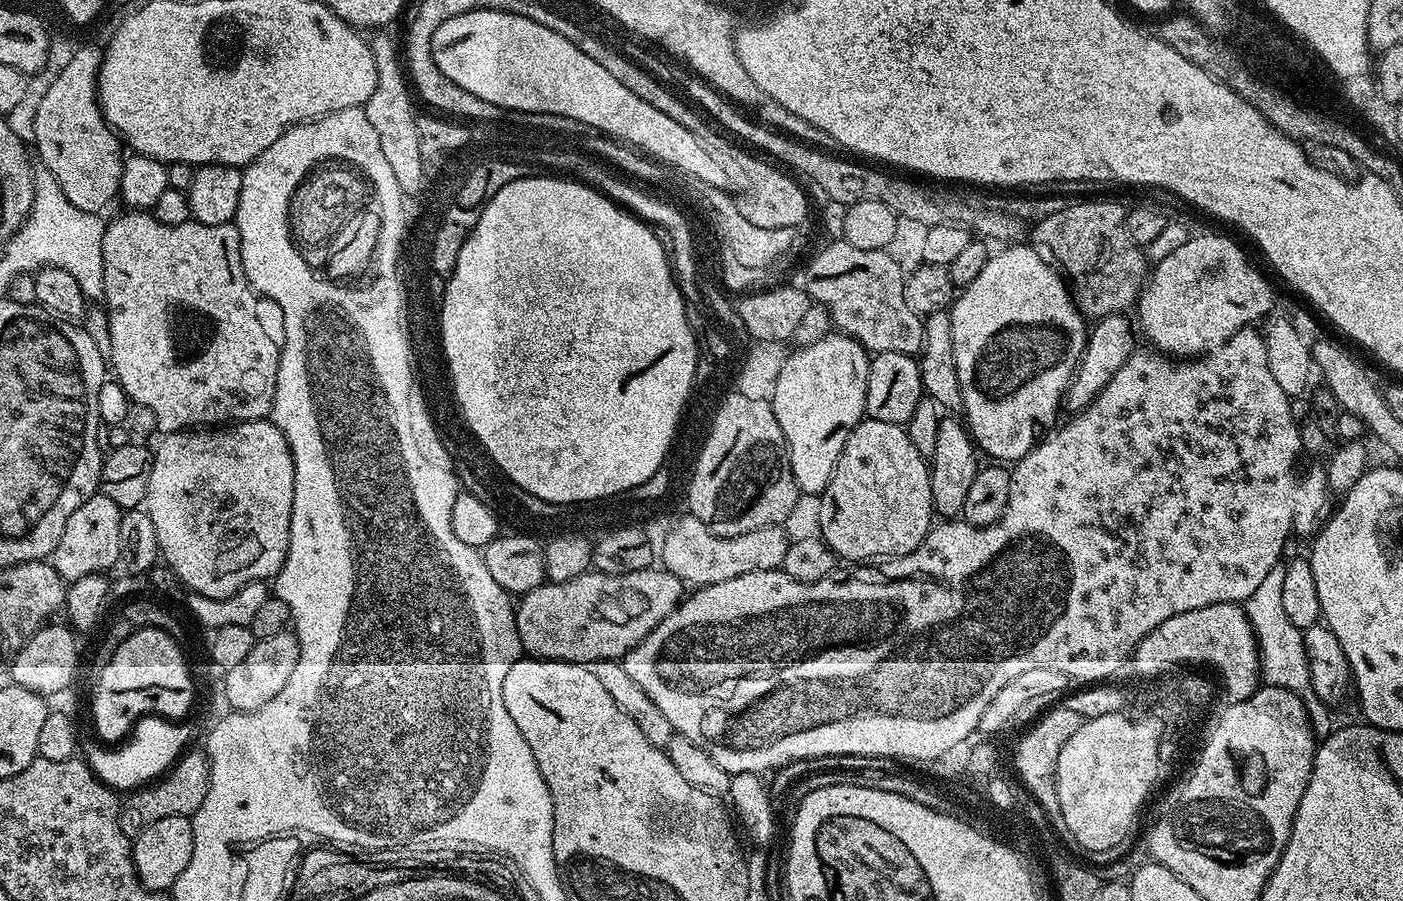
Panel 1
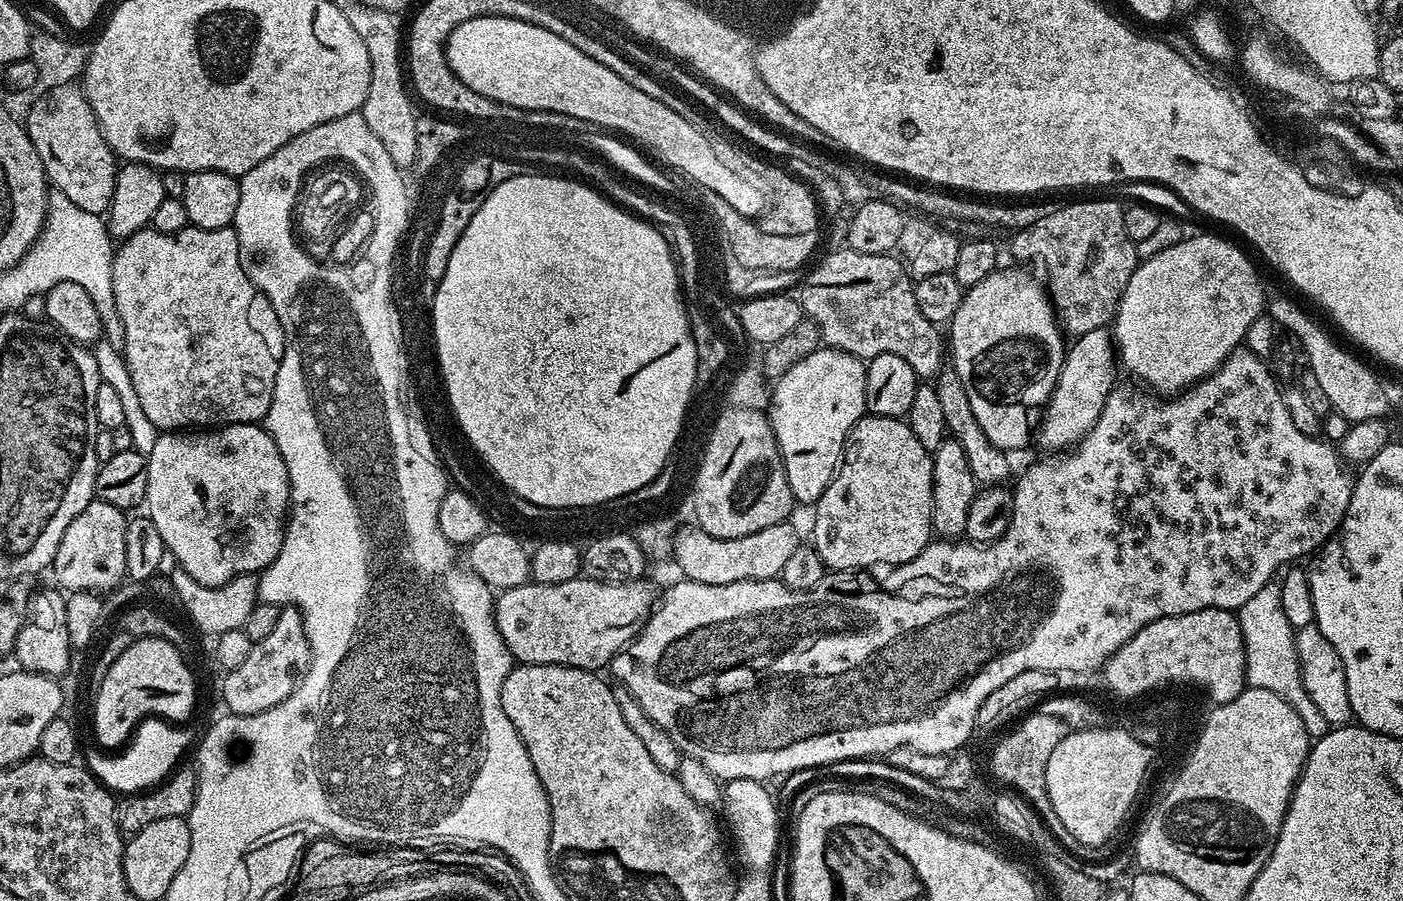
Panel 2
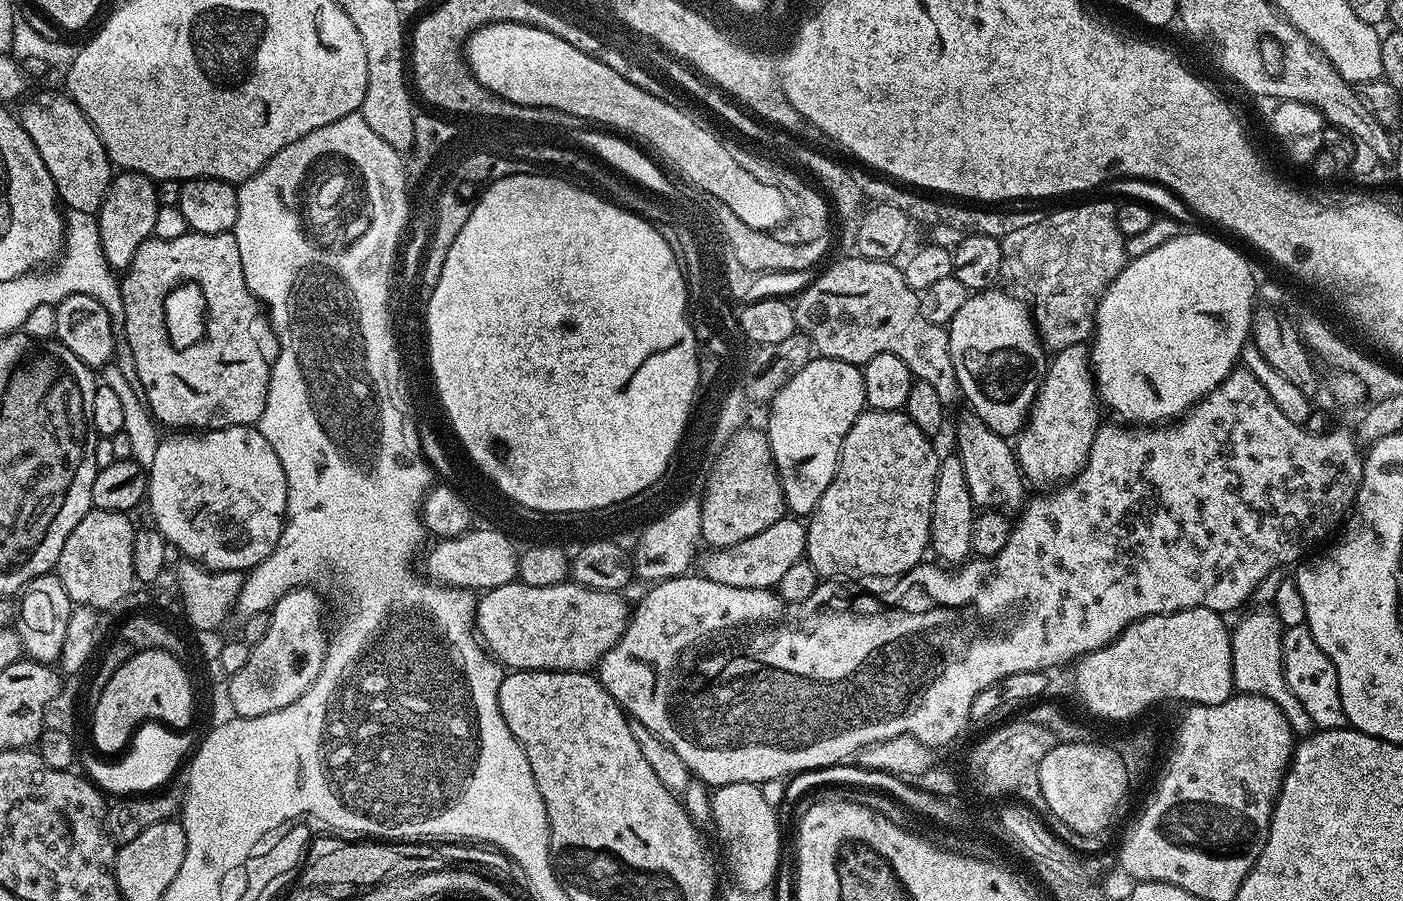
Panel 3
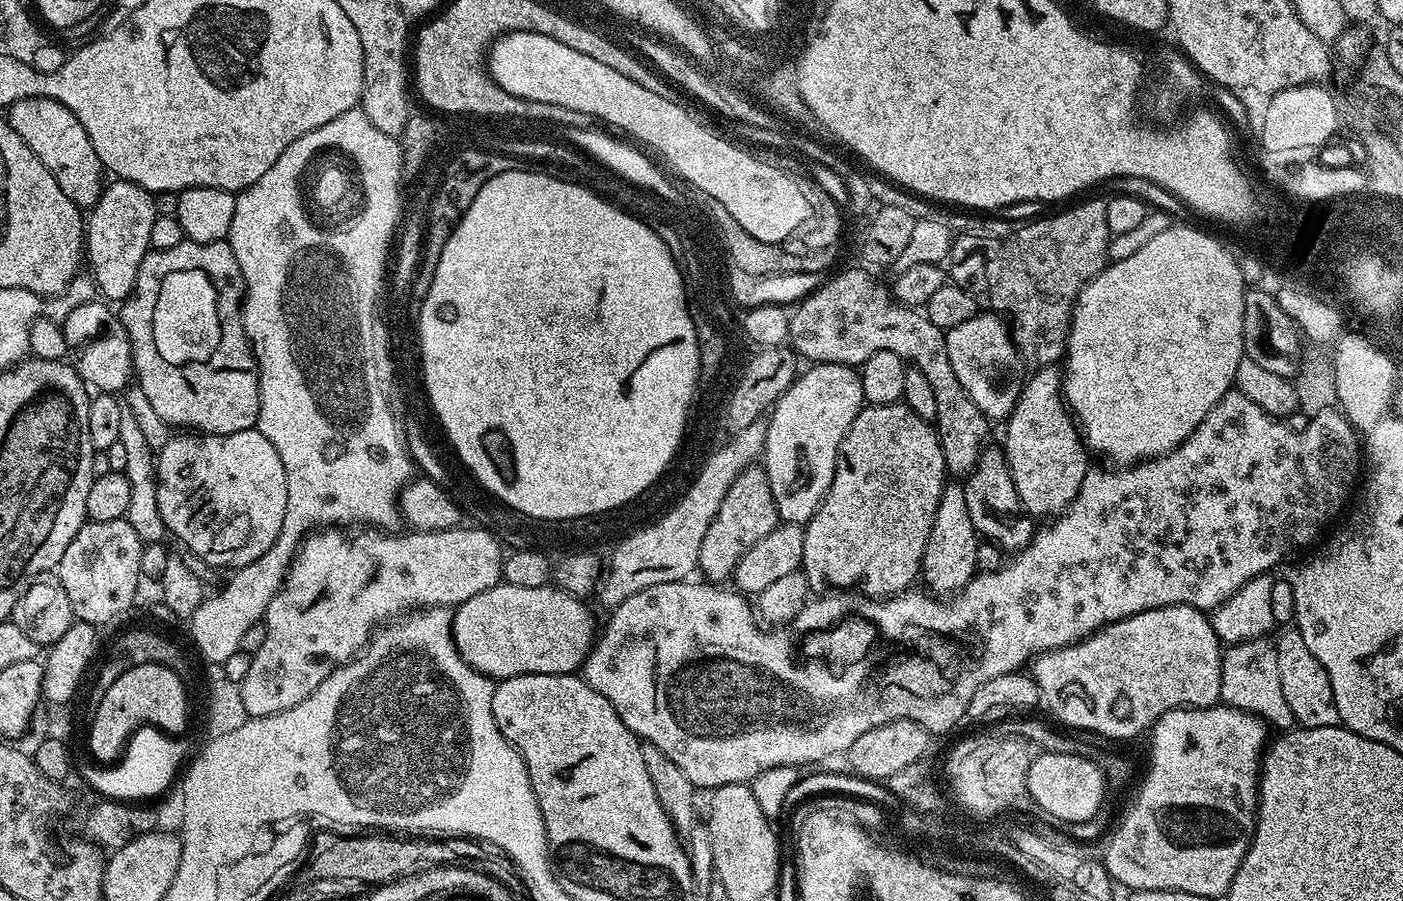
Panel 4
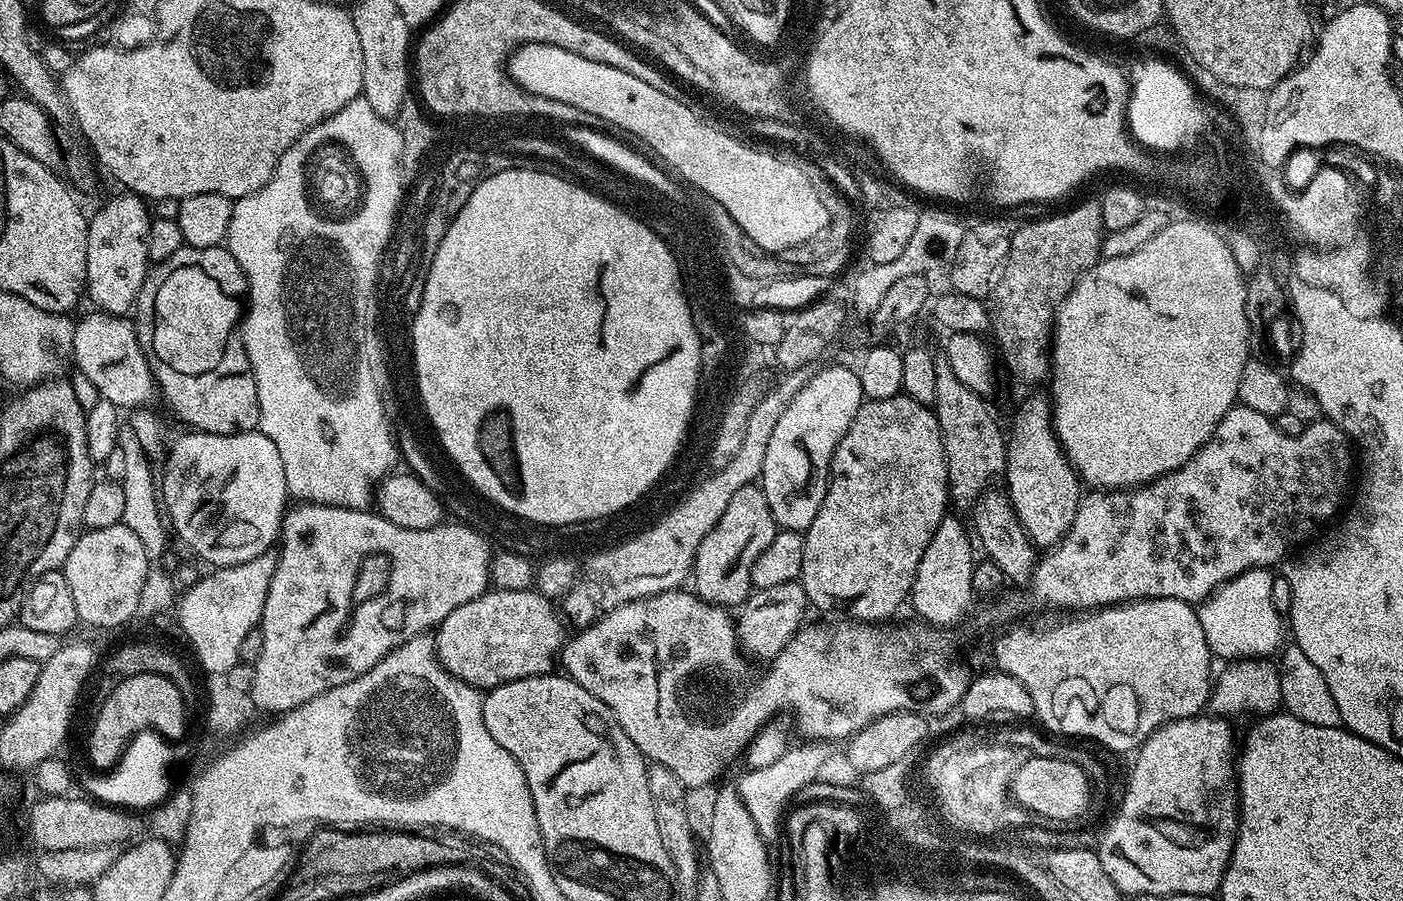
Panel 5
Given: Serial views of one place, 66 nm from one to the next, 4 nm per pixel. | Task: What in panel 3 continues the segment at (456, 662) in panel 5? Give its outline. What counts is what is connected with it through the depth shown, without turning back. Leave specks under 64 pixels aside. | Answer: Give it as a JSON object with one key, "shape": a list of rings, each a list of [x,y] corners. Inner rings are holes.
{"shape":[[[519,582],[503,584],[497,588],[487,589],[487,591],[477,599],[476,623],[474,628],[485,649],[487,649],[505,669],[515,670],[517,672],[588,672],[599,665],[600,660],[614,647],[618,638],[620,638],[626,630],[628,617],[630,615],[630,604],[627,604],[622,597],[623,595],[621,595],[620,592],[599,592],[596,588],[587,588],[575,582],[565,582],[563,584],[555,584],[554,586],[526,586]]]}

